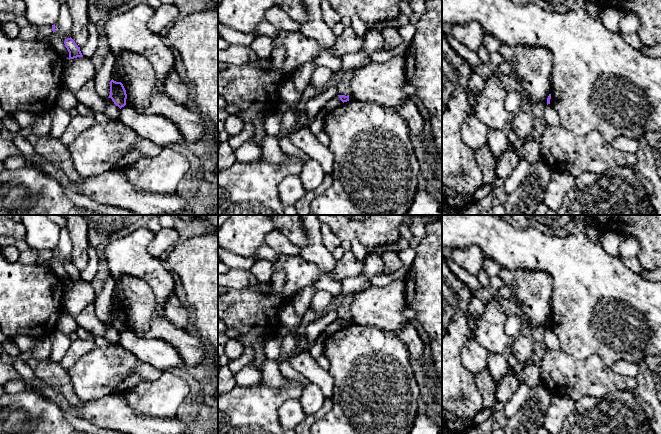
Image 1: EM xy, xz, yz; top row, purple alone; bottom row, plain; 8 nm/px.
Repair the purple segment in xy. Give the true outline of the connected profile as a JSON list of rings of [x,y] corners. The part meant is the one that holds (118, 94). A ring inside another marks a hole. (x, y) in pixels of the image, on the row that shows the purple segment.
[[[113,79],[110,81],[110,95],[114,104],[120,109],[126,105],[127,94],[121,82],[116,82]]]

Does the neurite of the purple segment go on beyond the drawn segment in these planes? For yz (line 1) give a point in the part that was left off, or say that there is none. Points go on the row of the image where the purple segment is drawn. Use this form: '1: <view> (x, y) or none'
1: none

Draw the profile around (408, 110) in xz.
[[[408,99],[397,109],[397,113],[406,121],[411,135],[421,135],[424,120],[415,103]]]

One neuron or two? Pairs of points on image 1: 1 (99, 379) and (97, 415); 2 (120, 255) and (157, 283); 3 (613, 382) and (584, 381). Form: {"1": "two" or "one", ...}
{"1": "two", "2": "one", "3": "one"}

